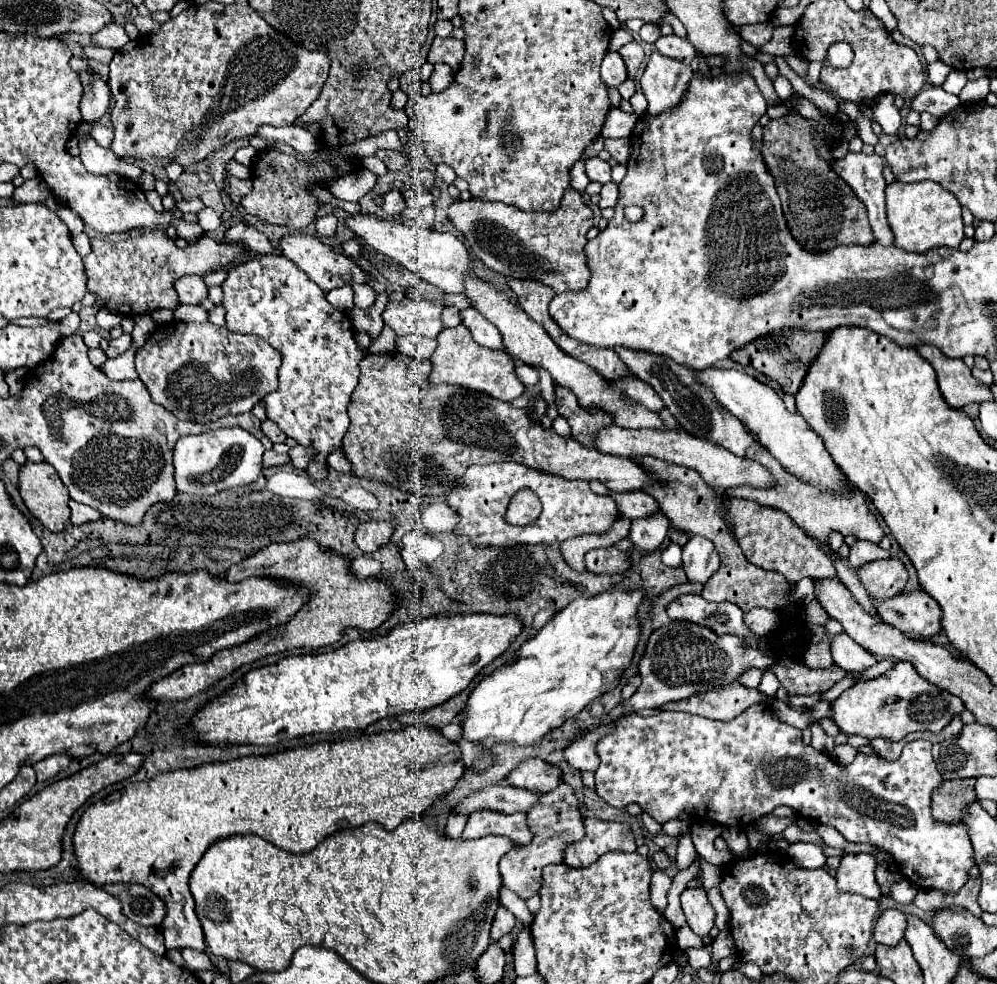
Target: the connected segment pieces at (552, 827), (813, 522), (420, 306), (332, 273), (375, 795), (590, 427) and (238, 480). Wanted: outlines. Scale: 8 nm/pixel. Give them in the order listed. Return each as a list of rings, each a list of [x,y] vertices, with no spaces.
[[[561,783],[555,791],[543,795],[539,803],[527,813],[527,817],[529,817],[529,827],[533,831],[533,841],[529,845],[511,849],[499,861],[503,885],[513,893],[517,893],[521,899],[533,897],[541,887],[541,869],[551,863],[561,863],[565,847],[569,843],[579,841],[585,835],[577,799],[573,797],[573,789],[569,789],[569,785],[565,783]]]
[[[754,442],[747,453],[747,459],[753,459],[753,461],[759,461],[761,465],[765,465],[775,481],[777,481],[777,487],[773,489],[749,489],[749,487],[737,487],[737,489],[727,489],[725,493],[727,495],[733,495],[733,497],[741,497],[741,499],[751,499],[751,501],[757,501],[759,505],[767,505],[767,507],[773,507],[773,509],[781,509],[785,511],[809,537],[813,539],[819,539],[823,543],[827,543],[827,533],[829,531],[839,531],[843,535],[855,535],[857,539],[865,539],[865,541],[871,541],[871,543],[881,543],[881,539],[885,537],[883,533],[883,527],[879,525],[879,521],[875,519],[875,515],[869,511],[867,507],[867,501],[865,501],[865,495],[863,493],[855,493],[851,497],[835,497],[831,493],[825,493],[825,491],[819,491],[817,487],[811,487],[809,483],[801,481],[799,477],[787,473],[781,463],[769,453],[769,449],[765,449],[763,445]]]
[[[407,295],[401,301],[391,301],[385,311],[383,311],[383,321],[387,325],[391,325],[391,329],[395,331],[395,335],[411,335],[411,333],[419,333],[423,337],[437,337],[445,327],[441,323],[441,305],[433,305],[427,303],[423,299],[409,299]]]
[[[287,235],[281,239],[281,251],[283,255],[297,263],[301,271],[305,271],[309,275],[311,281],[315,281],[325,293],[329,293],[331,289],[335,287],[345,287],[345,285],[371,285],[373,281],[373,275],[365,269],[361,269],[353,259],[345,257],[343,253],[339,253],[337,249],[333,249],[331,245],[325,245],[323,241],[319,241],[317,237],[313,235]]]
[[[407,727],[371,737],[289,749],[267,757],[243,757],[161,773],[149,781],[131,783],[121,791],[107,795],[81,815],[73,833],[77,879],[99,887],[107,883],[141,883],[149,887],[167,903],[165,923],[161,923],[165,947],[189,947],[205,953],[205,933],[195,913],[189,877],[215,839],[227,835],[257,835],[289,853],[305,853],[315,849],[333,831],[339,831],[337,823],[343,819],[347,821],[347,827],[375,821],[385,829],[395,829],[407,817],[421,815],[439,795],[453,789],[461,771],[463,761],[457,743],[447,741],[439,731],[429,727]]]
[[[555,385],[555,405],[561,417],[565,417],[571,425],[571,435],[573,439],[577,439],[579,443],[583,443],[589,449],[597,449],[595,441],[597,441],[597,433],[607,425],[613,425],[615,417],[611,417],[613,413],[599,409],[599,407],[591,407],[585,409],[579,405],[577,397],[565,389]]]
[[[223,427],[205,431],[201,435],[181,437],[173,451],[175,481],[179,493],[189,495],[213,495],[223,489],[237,489],[257,481],[263,465],[261,455],[265,447],[257,437],[241,427]]]

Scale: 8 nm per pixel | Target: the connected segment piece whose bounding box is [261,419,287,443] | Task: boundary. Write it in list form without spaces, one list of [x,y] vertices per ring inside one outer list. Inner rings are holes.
[[[269,419],[261,423],[261,429],[263,429],[263,433],[265,433],[273,443],[285,443],[285,439],[287,439],[287,435],[281,433],[281,429],[279,429],[273,421],[269,421]]]

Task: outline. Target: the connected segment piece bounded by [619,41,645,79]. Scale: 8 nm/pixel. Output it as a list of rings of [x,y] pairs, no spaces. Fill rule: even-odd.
[[[631,41],[631,43],[627,43],[627,45],[623,45],[623,47],[619,49],[619,55],[623,57],[623,61],[625,61],[625,65],[627,65],[627,71],[629,71],[629,77],[633,79],[633,77],[636,76],[637,69],[641,67],[641,63],[643,63],[643,59],[645,59],[643,47],[641,47],[639,43]]]

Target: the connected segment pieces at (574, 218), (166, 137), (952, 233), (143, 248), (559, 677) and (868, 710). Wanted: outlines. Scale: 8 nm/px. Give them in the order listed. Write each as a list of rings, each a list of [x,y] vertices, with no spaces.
[[[565,189],[561,205],[557,211],[545,213],[545,211],[521,211],[513,205],[507,203],[491,203],[491,201],[481,201],[481,199],[469,199],[469,201],[455,201],[447,209],[447,217],[455,231],[459,231],[469,247],[471,253],[477,255],[489,269],[499,271],[503,275],[519,277],[519,279],[535,279],[545,285],[549,285],[555,293],[565,293],[565,291],[581,291],[589,283],[589,271],[585,267],[585,253],[583,247],[587,243],[587,231],[593,227],[593,213],[591,209],[583,203],[581,193],[575,189]]]
[[[215,1],[191,5],[157,33],[141,35],[141,41],[119,49],[109,63],[109,87],[113,93],[111,121],[115,139],[111,151],[123,161],[145,161],[165,167],[171,161],[189,167],[203,161],[221,145],[255,135],[259,125],[291,125],[319,97],[329,59],[325,53],[311,53],[293,45],[287,37],[269,27],[249,5],[219,5]]]
[[[935,181],[921,183],[891,183],[887,185],[887,219],[895,235],[895,245],[911,253],[927,253],[935,247],[957,249],[963,241],[961,205],[945,187]]]
[[[153,229],[127,241],[113,243],[105,239],[91,239],[93,251],[83,259],[85,273],[89,277],[89,291],[97,295],[97,305],[105,307],[121,317],[137,317],[145,313],[153,313],[157,309],[179,307],[179,297],[175,291],[175,281],[185,275],[205,277],[219,269],[229,269],[237,263],[245,263],[249,253],[243,243],[217,241],[207,235],[189,243],[185,249],[177,247],[175,241],[163,231]]]
[[[605,591],[595,597],[579,597],[565,609],[557,611],[533,639],[525,641],[513,653],[513,663],[505,663],[493,673],[485,675],[471,691],[461,711],[461,741],[533,745],[551,729],[557,729],[567,719],[575,717],[595,697],[611,691],[619,683],[623,671],[629,667],[633,649],[639,641],[639,623],[635,619],[635,613],[641,599],[641,591]]]
[[[899,661],[885,675],[857,683],[851,689],[843,691],[833,701],[833,721],[843,733],[849,733],[849,735],[861,735],[867,739],[883,737],[889,741],[901,741],[907,733],[913,733],[913,731],[939,733],[963,709],[965,705],[961,703],[959,697],[925,681],[911,663]]]

